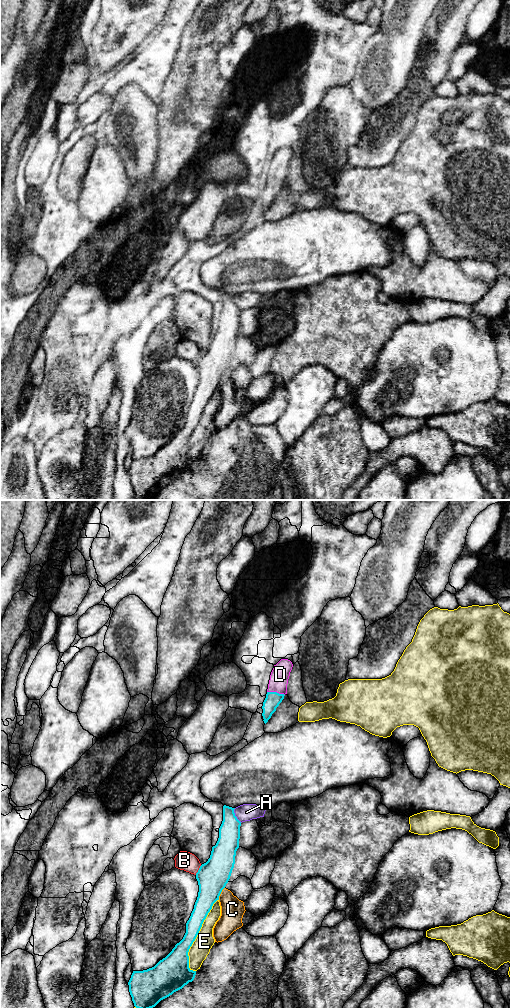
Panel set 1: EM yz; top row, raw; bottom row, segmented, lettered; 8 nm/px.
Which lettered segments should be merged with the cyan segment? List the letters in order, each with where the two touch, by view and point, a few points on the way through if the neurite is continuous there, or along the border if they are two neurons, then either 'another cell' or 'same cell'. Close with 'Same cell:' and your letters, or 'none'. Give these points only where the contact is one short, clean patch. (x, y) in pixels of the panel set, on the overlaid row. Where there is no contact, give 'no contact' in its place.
A: meets cyan in yz at (234, 815); another cell
B: meets cyan in yz at (198, 870); border along yz (201, 865), (195, 874); another cell
C: meets cyan in yz at (220, 893); another cell
D: meets cyan in yz at (276, 692); runs through yz (273, 699), (276, 692), (280, 674); same cell
E: meets cyan in yz at (197, 934); another cell
Same cell: D

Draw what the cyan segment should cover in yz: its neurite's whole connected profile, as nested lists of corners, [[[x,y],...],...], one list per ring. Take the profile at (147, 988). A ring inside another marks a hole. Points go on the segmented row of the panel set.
[[[226,805],[223,806],[223,821],[219,828],[218,841],[216,845],[212,847],[208,861],[202,864],[196,873],[199,892],[194,909],[186,923],[186,933],[183,939],[154,967],[143,971],[133,971],[131,975],[128,982],[129,992],[136,1008],[155,1007],[161,1000],[182,989],[195,978],[196,971],[189,968],[189,949],[195,941],[213,904],[219,900],[222,890],[230,879],[235,864],[236,851],[239,848],[241,822],[235,816],[234,809],[235,808]]]

